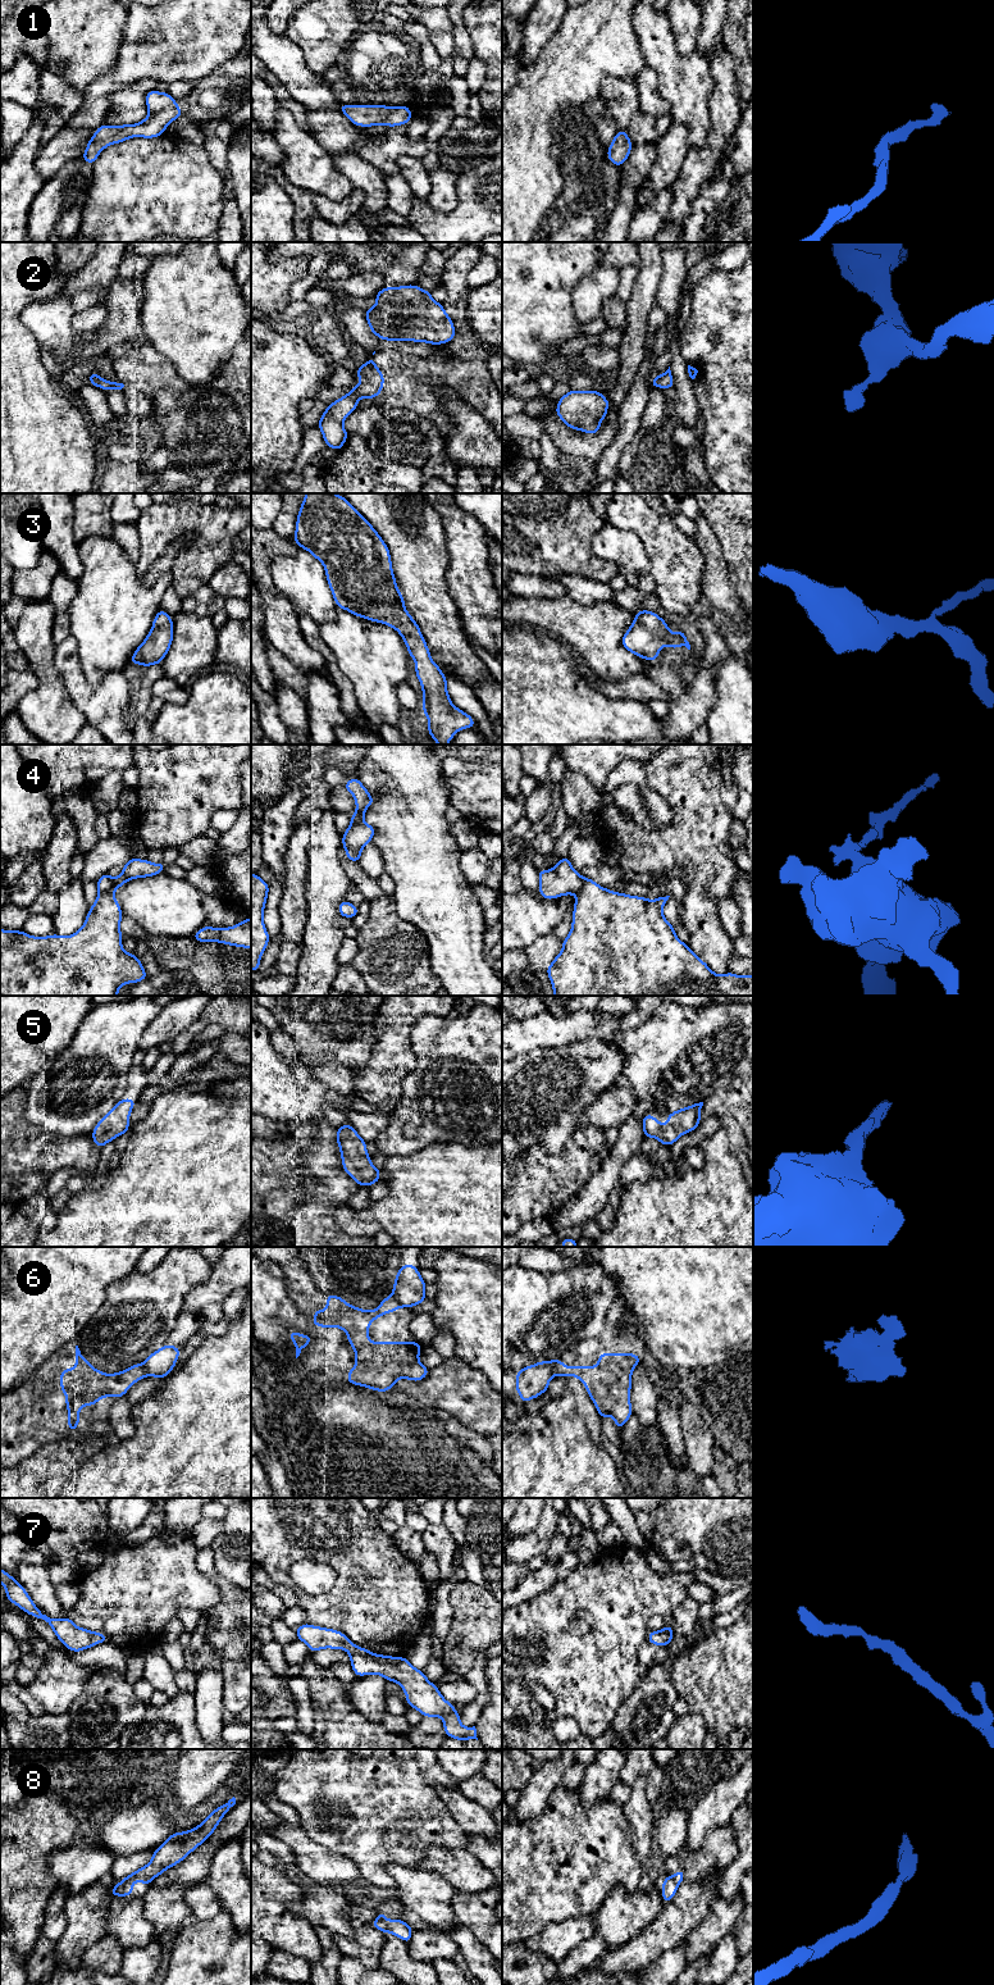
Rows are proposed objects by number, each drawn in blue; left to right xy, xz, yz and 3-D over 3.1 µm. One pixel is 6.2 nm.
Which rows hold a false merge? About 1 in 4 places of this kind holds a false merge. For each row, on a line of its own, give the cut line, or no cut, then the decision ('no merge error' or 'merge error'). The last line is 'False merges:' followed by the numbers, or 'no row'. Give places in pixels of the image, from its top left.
1: no cut; no merge error
2: no cut; no merge error
3: no cut; no merge error
4: cut in xy along (114, 878), (113, 886), (109, 889), (99, 892); merge error
5: no cut; no merge error
6: cut in yz along (559, 1360), (554, 1375); merge error
7: no cut; no merge error
8: no cut; no merge error
False merges: 4, 6

